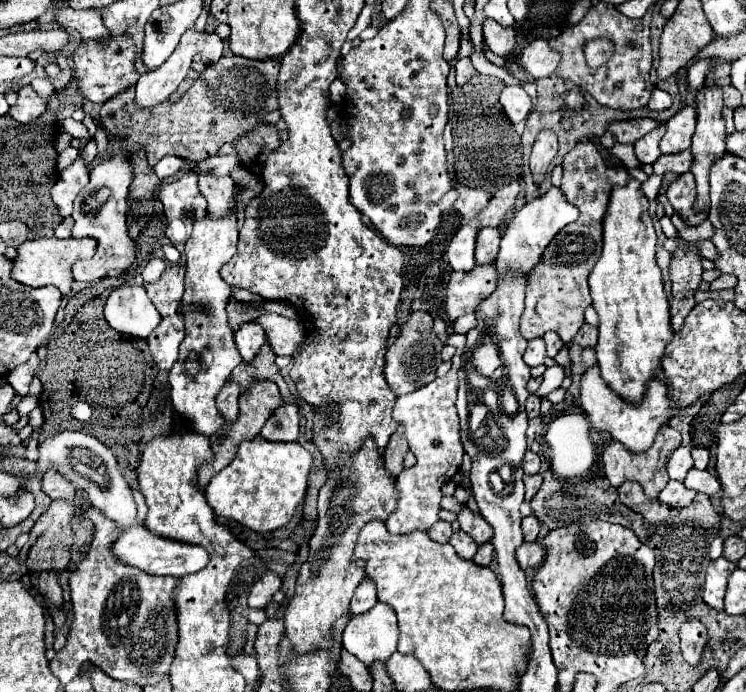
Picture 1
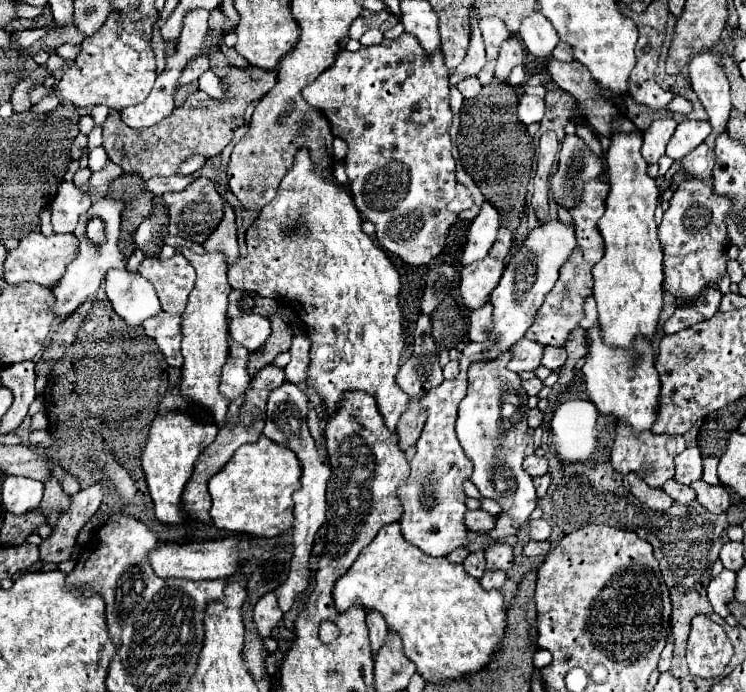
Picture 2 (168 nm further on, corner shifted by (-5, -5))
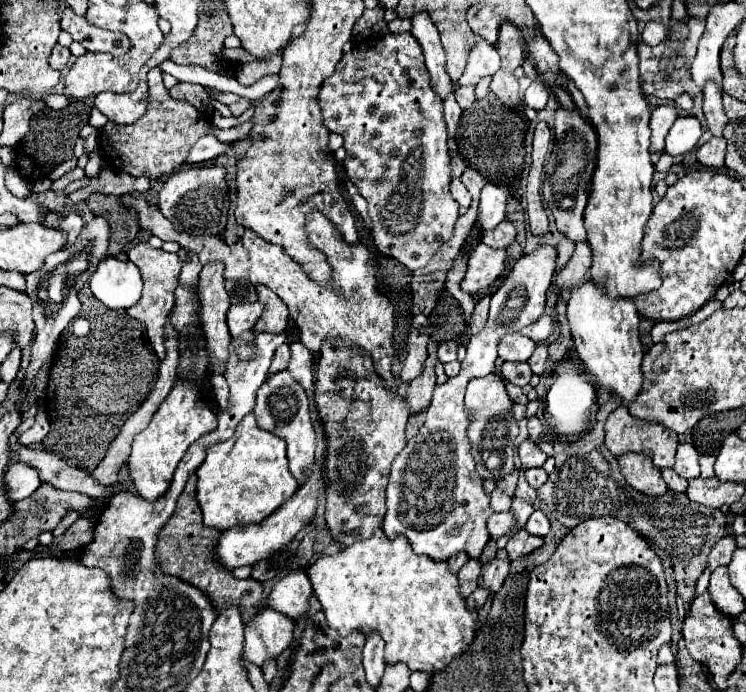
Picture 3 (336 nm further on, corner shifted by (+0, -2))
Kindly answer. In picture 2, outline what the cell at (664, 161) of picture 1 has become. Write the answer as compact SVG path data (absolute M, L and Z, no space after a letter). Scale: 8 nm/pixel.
M701 144L697 146L691 154L687 154L683 160L681 160L681 168L683 172L687 172L689 176L693 178L709 178L711 176L711 170L715 166L715 152L707 146L707 144Z

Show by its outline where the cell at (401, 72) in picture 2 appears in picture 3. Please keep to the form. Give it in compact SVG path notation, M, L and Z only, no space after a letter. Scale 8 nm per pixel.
M388 33L388 35L372 35L368 39L362 39L360 43L356 43L352 47L350 53L344 53L334 75L330 75L320 91L318 91L318 107L324 119L324 125L332 131L344 137L344 149L346 149L346 161L344 161L344 171L348 175L348 179L358 187L358 193L368 201L368 215L372 219L372 237L374 243L378 247L378 251L382 255L394 257L396 261L400 261L402 265L406 265L408 269L422 269L426 267L426 263L432 259L432 255L436 253L436 249L446 243L454 231L454 223L458 219L458 203L452 199L450 195L450 179L452 179L452 167L450 167L450 155L448 155L448 147L446 147L446 121L444 121L444 101L440 99L440 95L436 95L434 87L430 85L430 75L426 71L424 65L424 57L422 57L422 47L414 41L414 37L410 33Z

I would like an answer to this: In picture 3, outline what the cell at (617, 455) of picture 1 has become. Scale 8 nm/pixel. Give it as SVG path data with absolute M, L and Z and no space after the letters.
M620 405L616 411L610 413L610 417L606 421L606 447L608 447L608 451L614 457L624 455L624 453L642 453L648 459L652 459L652 465L658 471L662 471L662 469L674 467L674 455L676 455L676 447L678 447L678 435L674 431L668 431L664 425L638 421L636 417L632 417L628 413L626 405Z

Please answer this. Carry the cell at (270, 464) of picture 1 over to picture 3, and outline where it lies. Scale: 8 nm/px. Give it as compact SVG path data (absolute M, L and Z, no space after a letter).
M252 413L242 419L230 441L212 445L208 449L204 463L196 469L196 475L196 499L200 503L204 523L218 531L234 525L262 523L298 489L298 483L288 469L286 443L280 437L262 431Z

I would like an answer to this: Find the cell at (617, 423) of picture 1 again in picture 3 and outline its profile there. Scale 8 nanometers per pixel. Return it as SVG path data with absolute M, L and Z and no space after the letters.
M586 281L578 287L574 287L574 291L570 291L568 321L570 321L574 347L576 347L576 353L578 353L582 367L596 379L598 387L608 389L610 393L618 395L624 405L630 405L642 387L642 367L640 365L642 365L642 357L644 357L644 347L640 341L640 333L638 333L640 315L638 315L634 303L630 299L608 299L594 285L594 281Z

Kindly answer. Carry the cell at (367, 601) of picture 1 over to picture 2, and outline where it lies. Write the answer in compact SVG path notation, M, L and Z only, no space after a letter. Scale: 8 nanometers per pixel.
M367 612L367 626L369 626L369 640L371 640L371 652L373 652L373 658L377 656L377 650L385 644L387 640L387 624L383 620L381 614L375 614L375 612Z

